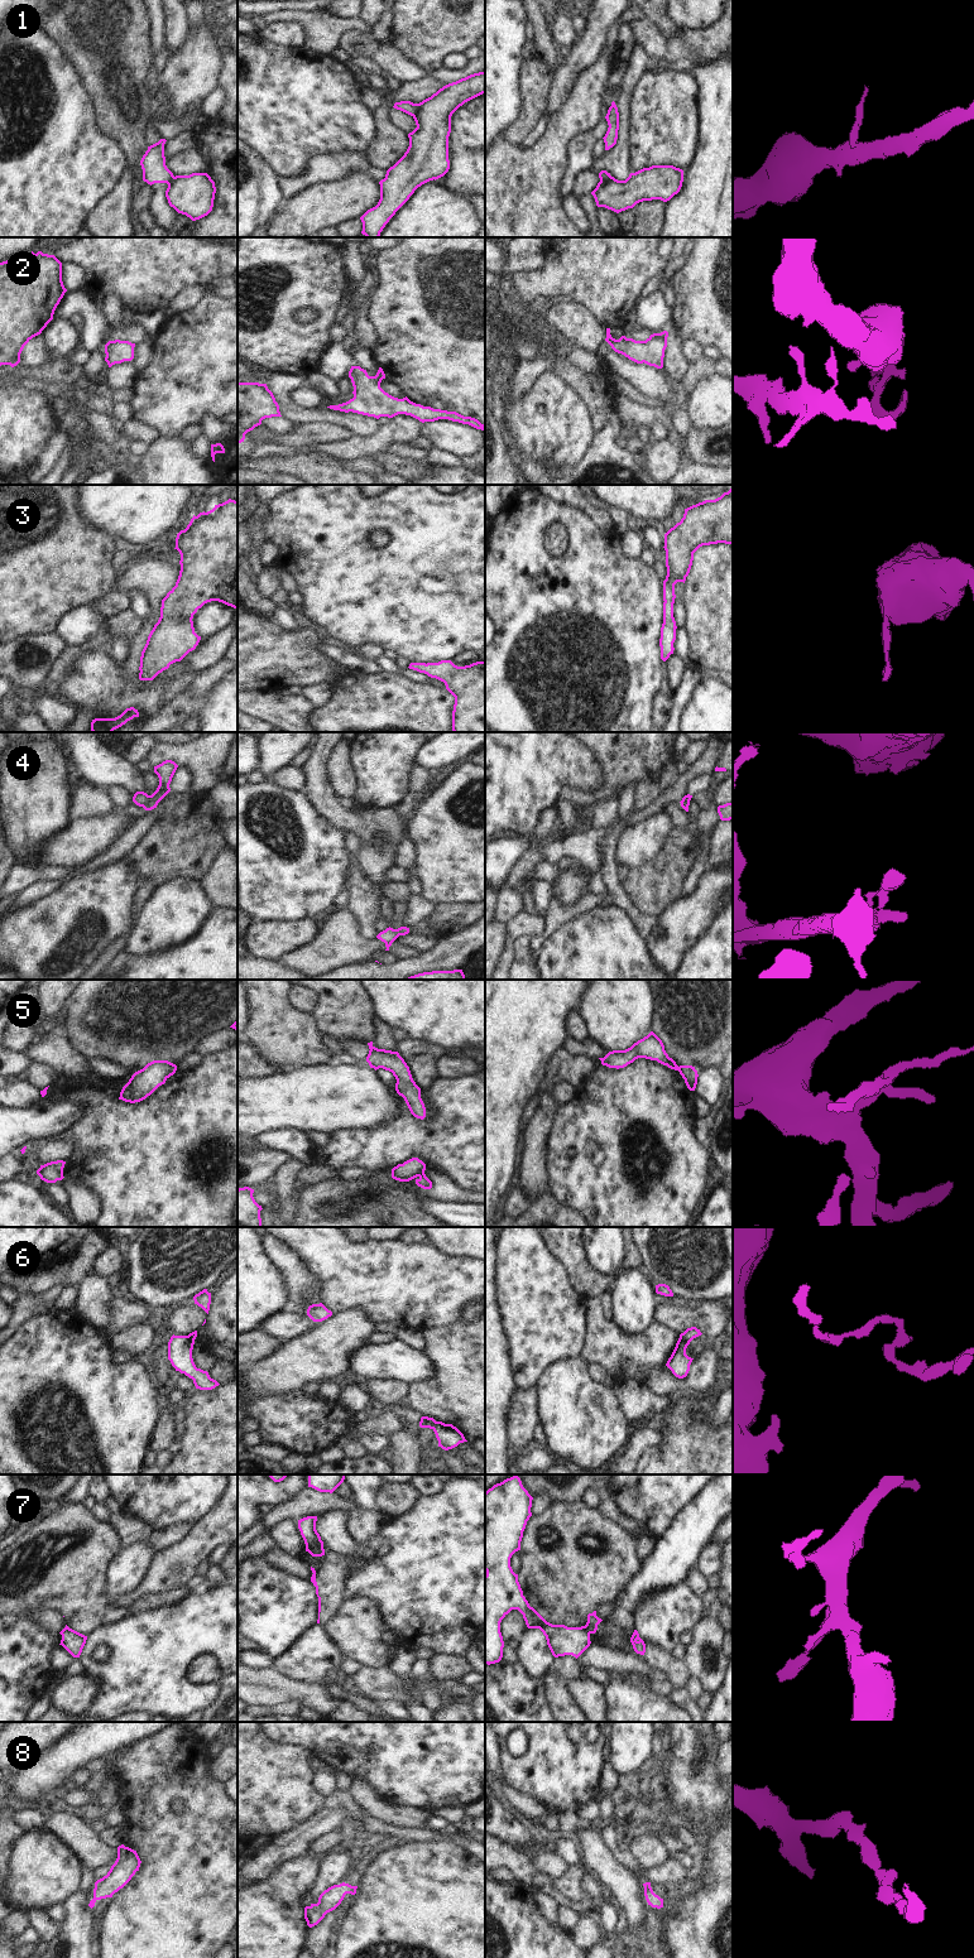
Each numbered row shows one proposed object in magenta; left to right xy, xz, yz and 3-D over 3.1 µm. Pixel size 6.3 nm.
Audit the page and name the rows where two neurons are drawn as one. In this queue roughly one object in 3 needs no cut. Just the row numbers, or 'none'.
1, 4, 5, 6, 7

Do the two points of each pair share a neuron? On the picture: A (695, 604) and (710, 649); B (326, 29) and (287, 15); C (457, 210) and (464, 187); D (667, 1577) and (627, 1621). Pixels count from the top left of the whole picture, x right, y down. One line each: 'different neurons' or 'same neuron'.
A: same neuron
B: same neuron
C: different neurons
D: same neuron

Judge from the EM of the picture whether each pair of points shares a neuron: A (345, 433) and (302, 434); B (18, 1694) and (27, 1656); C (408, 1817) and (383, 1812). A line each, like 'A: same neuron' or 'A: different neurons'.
A: same neuron
B: same neuron
C: same neuron

